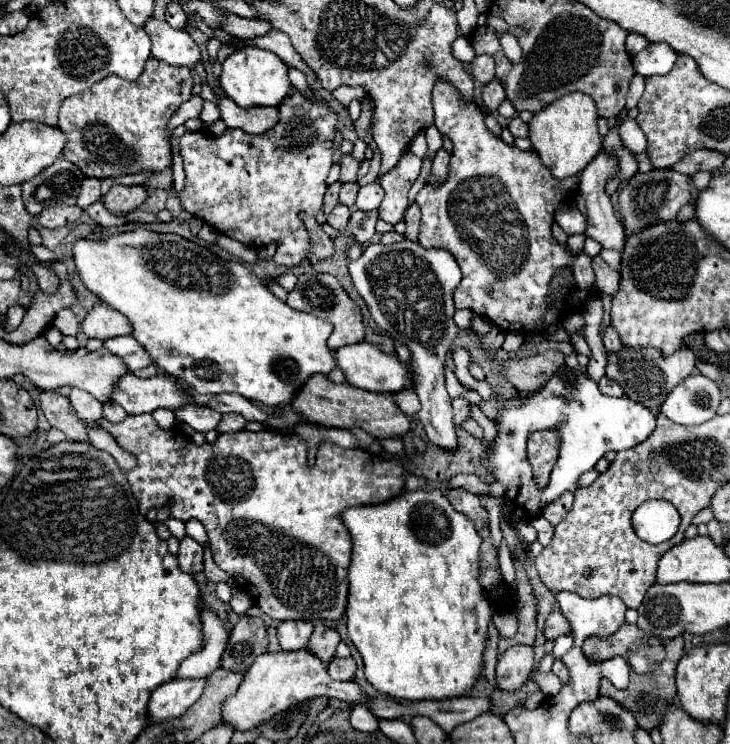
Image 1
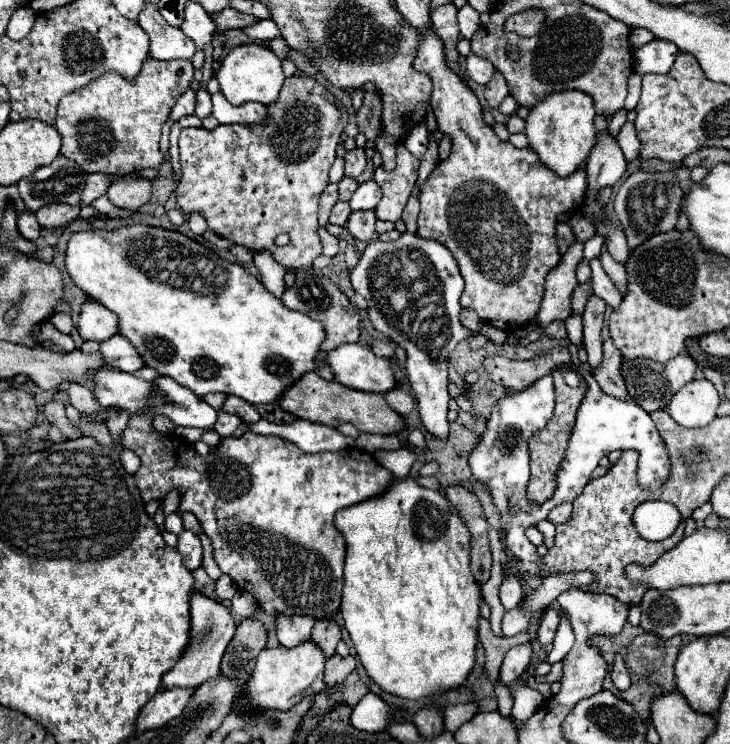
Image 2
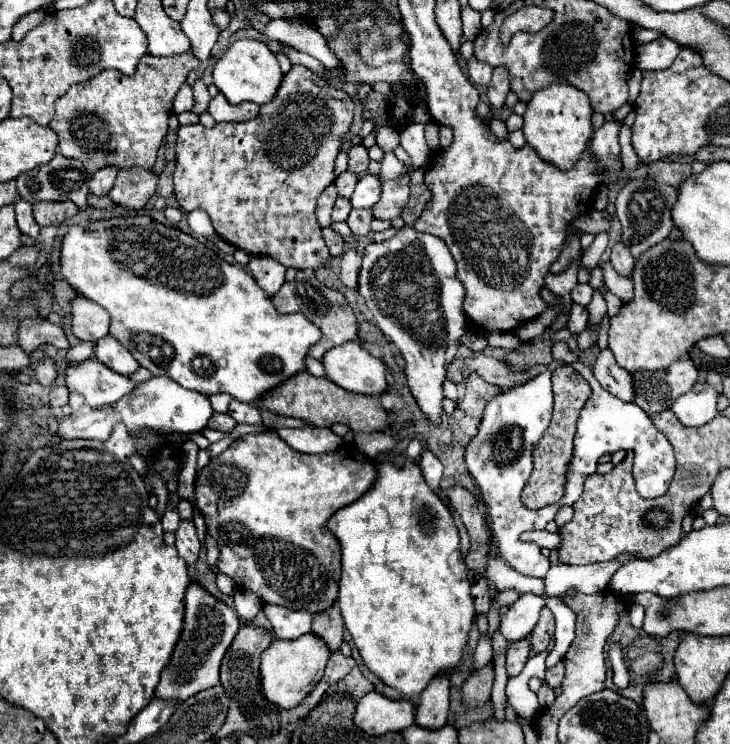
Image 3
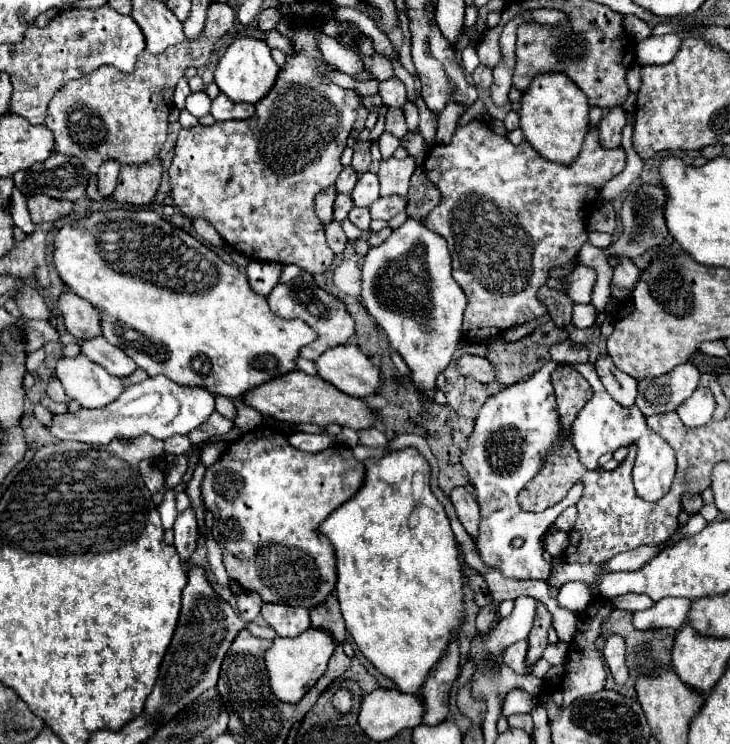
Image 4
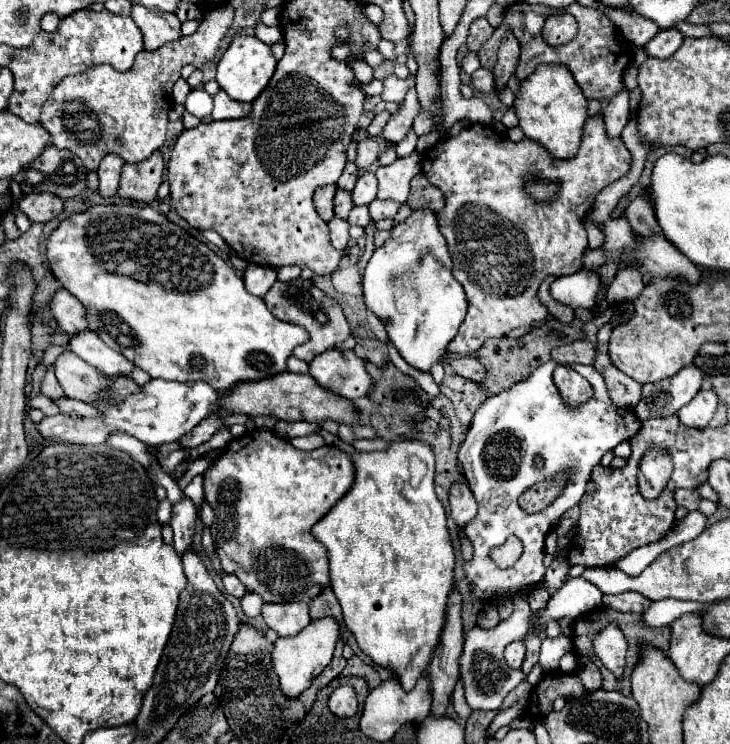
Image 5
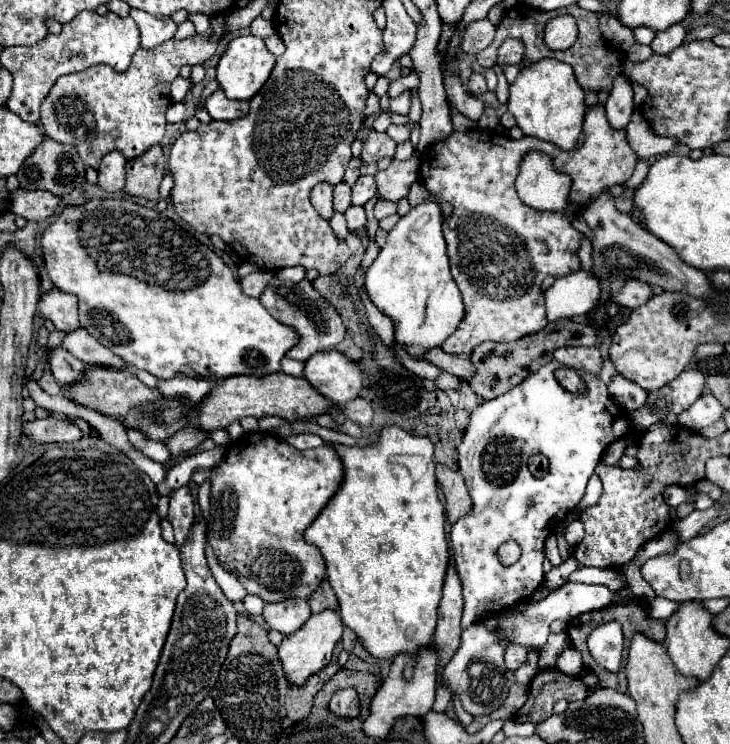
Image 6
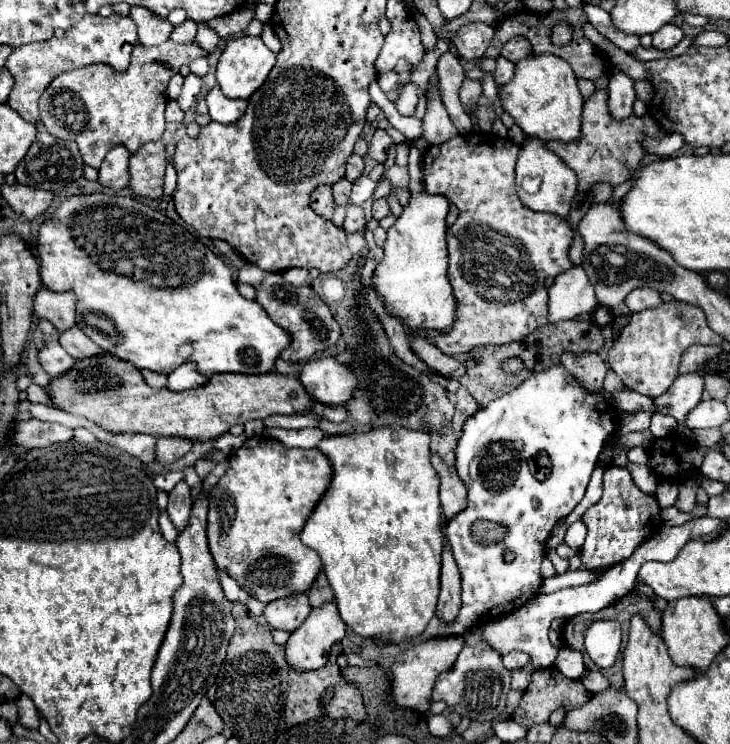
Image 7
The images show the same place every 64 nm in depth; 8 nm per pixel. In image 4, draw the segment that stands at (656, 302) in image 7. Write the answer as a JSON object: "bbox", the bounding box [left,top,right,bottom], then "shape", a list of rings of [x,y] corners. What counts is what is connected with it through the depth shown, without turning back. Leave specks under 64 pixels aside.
{"bbox":[612,258,640,290],"shape":[[[620,258],[620,262],[616,264],[614,268],[614,278],[612,278],[612,284],[616,284],[616,288],[624,288],[624,290],[634,290],[636,284],[640,280],[640,272],[638,268],[632,264],[630,258]]]}

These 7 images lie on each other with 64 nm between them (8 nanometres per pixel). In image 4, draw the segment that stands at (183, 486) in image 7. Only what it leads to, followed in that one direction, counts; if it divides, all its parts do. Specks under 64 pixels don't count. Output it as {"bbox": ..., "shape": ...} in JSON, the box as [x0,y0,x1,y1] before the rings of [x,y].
{"bbox":[174,508,198,560],"shape":[[[186,508],[184,512],[178,514],[174,524],[174,548],[178,550],[178,556],[182,560],[190,560],[196,548],[196,536],[198,536],[196,514],[192,508]]]}

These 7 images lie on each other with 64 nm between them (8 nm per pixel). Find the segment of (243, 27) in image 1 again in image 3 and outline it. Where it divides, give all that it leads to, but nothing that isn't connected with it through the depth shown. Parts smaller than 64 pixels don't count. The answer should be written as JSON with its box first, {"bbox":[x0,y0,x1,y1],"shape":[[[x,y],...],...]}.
{"bbox":[264,18,342,72],"shape":[[[286,18],[272,20],[266,26],[264,34],[272,40],[280,40],[284,44],[294,46],[300,52],[314,56],[328,70],[338,72],[342,68],[342,62],[338,60],[334,50],[328,46],[328,40],[316,28],[308,26],[308,22],[304,22],[304,20],[286,20]]]}

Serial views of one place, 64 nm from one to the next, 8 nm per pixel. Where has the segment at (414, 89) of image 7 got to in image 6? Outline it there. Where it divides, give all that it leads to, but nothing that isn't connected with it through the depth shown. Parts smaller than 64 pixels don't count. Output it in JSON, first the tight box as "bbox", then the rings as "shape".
{"bbox":[390,90,412,114],"shape":[[[410,90],[402,92],[400,96],[396,96],[396,98],[390,100],[390,110],[392,110],[392,112],[398,112],[398,114],[408,114],[410,98],[412,98],[412,92],[410,92]]]}

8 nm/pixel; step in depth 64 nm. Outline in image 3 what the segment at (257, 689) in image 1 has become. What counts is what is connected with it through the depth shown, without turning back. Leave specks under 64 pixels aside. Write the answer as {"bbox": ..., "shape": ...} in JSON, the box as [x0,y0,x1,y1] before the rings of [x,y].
{"bbox":[260,634,330,708],"shape":[[[304,634],[298,640],[274,640],[262,654],[260,660],[260,678],[262,678],[262,692],[264,696],[278,704],[280,708],[294,708],[298,706],[308,692],[314,690],[314,686],[320,682],[326,662],[328,662],[330,650],[326,646],[326,642],[320,636]]]}

